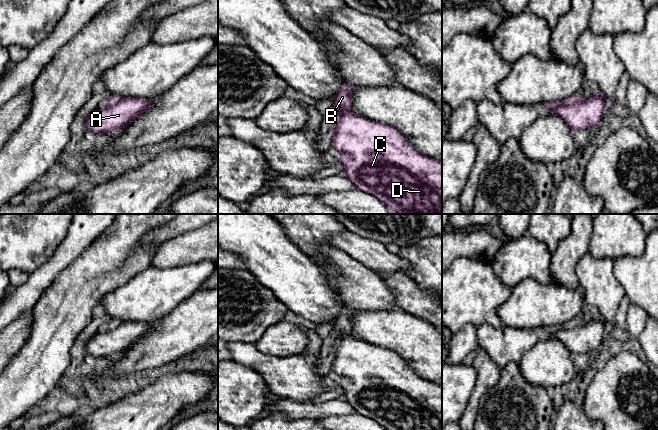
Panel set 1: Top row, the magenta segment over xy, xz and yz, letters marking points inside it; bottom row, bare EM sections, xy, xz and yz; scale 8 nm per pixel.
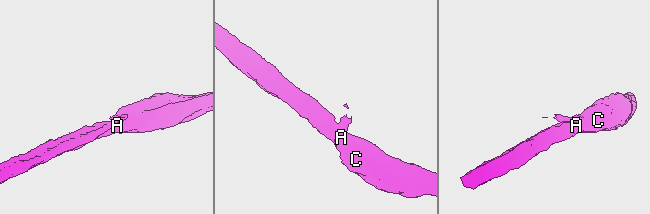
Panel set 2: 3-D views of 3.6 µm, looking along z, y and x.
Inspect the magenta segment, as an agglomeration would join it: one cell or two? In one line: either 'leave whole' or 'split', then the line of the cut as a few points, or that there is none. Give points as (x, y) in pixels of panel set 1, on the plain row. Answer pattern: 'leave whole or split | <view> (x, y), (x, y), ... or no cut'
split | xz (338, 338), (339, 342), (335, 357), (332, 360)

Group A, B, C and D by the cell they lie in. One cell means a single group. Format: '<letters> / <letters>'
A C D / B

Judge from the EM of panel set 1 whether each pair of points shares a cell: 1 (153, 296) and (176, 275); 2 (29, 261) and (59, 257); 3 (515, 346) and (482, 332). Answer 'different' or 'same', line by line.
1: same
2: different
3: same

